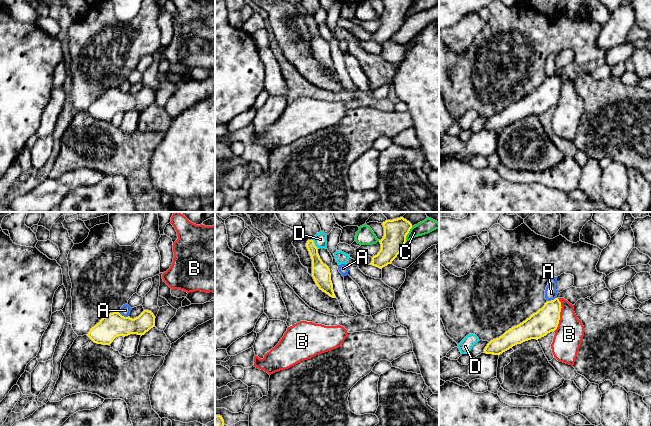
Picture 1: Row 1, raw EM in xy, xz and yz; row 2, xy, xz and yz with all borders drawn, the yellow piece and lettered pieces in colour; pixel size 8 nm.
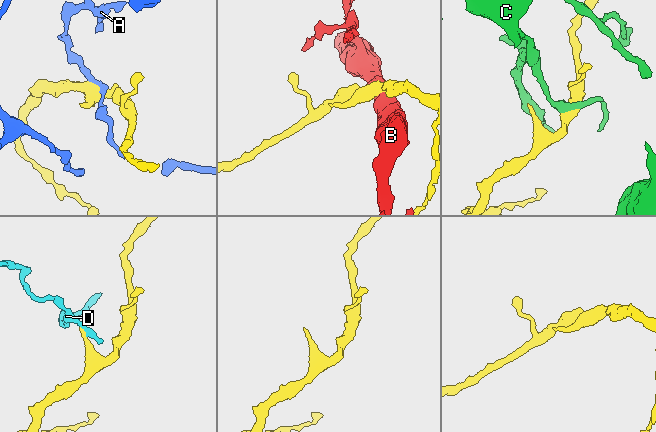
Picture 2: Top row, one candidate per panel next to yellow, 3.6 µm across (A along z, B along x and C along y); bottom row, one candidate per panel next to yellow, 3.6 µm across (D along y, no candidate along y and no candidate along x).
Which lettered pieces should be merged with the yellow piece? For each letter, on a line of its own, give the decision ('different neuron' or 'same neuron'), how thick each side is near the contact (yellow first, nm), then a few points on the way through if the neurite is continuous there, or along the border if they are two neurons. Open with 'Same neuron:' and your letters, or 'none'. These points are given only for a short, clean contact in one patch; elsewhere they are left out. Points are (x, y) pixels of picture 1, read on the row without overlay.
Same neuron: none
A: different neuron; 190 nm thick on the yellow side, 90 nm on the other; border along xy (118, 88), (128, 92)
B: different neuron; 200 nm thick on the yellow side, 220 nm on the other
C: different neuron; 190 nm thick on the yellow side, 100 nm on the other; border along xz (412, 2), (405, 17)
D: different neuron; 150 nm thick on the yellow side, 110 nm on the other; border along xz (312, 16), (318, 24)

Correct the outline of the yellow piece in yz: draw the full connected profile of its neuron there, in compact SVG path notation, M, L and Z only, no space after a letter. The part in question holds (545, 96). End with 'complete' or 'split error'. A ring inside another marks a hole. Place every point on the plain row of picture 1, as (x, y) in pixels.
M558 74L547 77L536 89L525 97L506 107L499 114L491 116L483 129L500 131L517 120L531 115L540 115L558 103L561 88Z; complete

